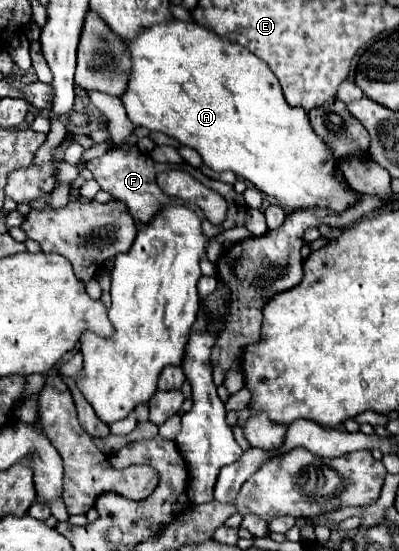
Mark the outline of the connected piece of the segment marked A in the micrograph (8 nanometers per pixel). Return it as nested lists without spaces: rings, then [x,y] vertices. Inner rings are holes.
[[[174,20],[166,22],[166,26],[142,30],[128,48],[132,52],[134,68],[122,102],[128,118],[136,126],[176,138],[182,146],[194,148],[214,172],[232,170],[238,178],[252,182],[262,194],[274,196],[290,210],[328,208],[340,214],[360,200],[358,192],[336,178],[336,158],[326,142],[312,130],[306,110],[288,106],[278,78],[244,46],[220,38],[200,24]]]

